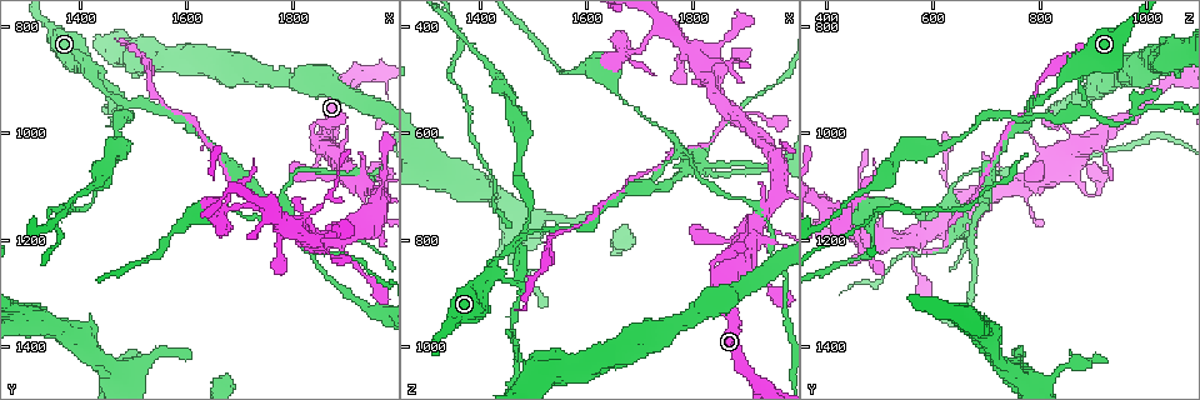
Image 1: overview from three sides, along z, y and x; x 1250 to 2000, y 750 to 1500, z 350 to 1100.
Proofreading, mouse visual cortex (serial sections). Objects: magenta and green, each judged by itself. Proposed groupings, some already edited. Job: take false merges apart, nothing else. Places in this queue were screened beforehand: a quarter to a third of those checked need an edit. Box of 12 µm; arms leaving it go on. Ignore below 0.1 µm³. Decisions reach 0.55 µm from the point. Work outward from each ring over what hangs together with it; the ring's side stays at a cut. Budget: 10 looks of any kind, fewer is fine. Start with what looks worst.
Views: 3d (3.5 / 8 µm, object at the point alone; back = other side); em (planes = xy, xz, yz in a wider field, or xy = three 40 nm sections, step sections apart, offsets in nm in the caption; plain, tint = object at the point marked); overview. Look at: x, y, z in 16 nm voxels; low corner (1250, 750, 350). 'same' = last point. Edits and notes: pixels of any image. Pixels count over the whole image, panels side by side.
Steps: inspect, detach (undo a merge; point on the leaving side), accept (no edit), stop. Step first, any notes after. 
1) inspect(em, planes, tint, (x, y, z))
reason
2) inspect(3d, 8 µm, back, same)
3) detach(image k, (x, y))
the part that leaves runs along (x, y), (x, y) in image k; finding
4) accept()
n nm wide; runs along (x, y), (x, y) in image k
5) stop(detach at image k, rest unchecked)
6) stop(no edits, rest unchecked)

inspect(3d, 3.5 µm, (1800, 1185, 665))
four arms meet

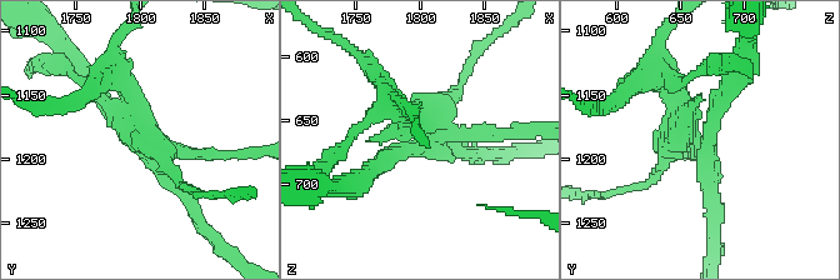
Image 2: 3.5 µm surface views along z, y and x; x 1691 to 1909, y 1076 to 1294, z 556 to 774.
inspect(em, xy, step 2, tint, (1800, 1190, 666))

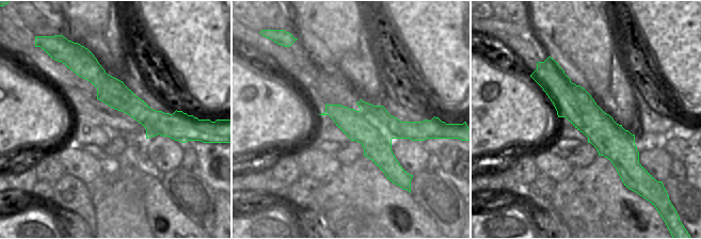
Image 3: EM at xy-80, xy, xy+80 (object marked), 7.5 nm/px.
detach(image 2, (166, 153))
320 nm wide; the part that leaves runs along (144, 138), (114, 73), (94, 84) in image 2; two cells meet here

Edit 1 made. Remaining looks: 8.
inspect(3d, 8 µm, (1925, 1095, 770))
four arms meet

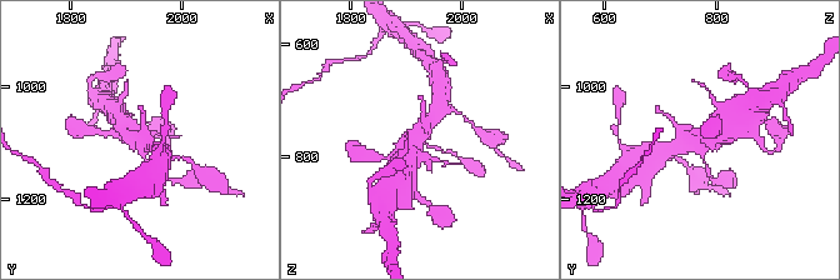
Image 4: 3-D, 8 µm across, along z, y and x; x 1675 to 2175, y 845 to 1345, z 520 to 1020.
inspect(em, xy, step 2, tint, (1925, 1100, 775))
now the EM

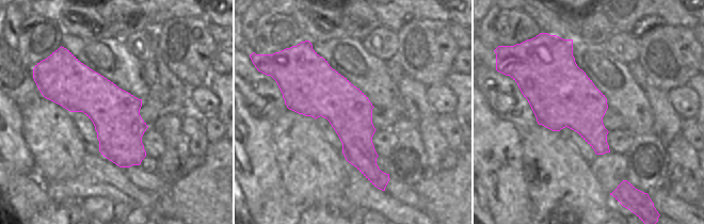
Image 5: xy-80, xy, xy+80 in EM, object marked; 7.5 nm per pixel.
accept()
one cell here

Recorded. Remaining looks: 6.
inspect(3d, 8 µm, back, (1955, 1135, 660))
arms part here

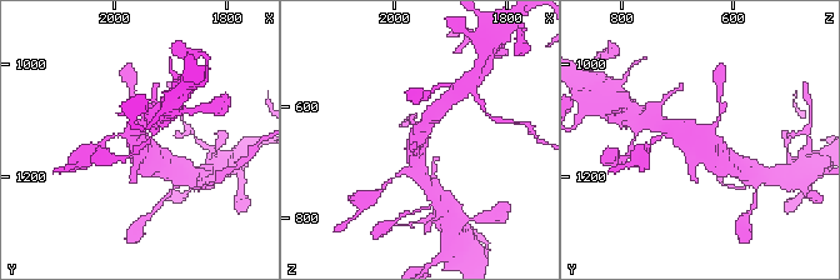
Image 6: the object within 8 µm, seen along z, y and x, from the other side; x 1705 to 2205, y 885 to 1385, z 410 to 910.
inspect(em, xy, step 2, tint, (1960, 1135, 660))
now the EM

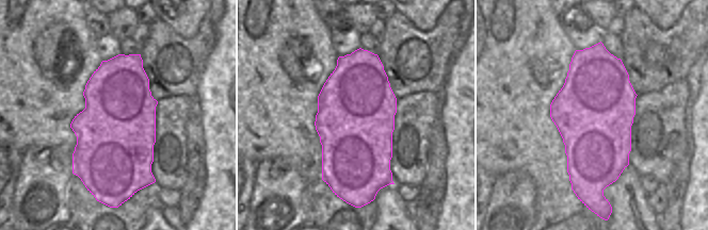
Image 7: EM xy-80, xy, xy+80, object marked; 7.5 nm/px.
accept()
runs along (666, 126), (695, 136), (721, 161) in image 6; one cell here

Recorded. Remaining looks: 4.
inspect(3d, 3.5 µm, (1860, 1210, 575))
thin arm on a thick one

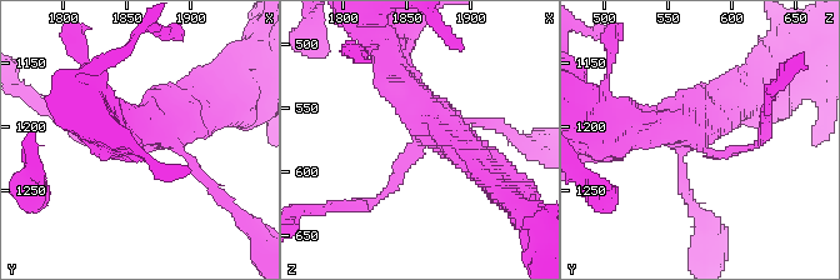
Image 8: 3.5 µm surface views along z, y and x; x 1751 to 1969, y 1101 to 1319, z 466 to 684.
inspect(em, planes, tint, (1860, 1212, 578))
4 arms; arms of 150, 150, 300, 400 nm; need the tissue

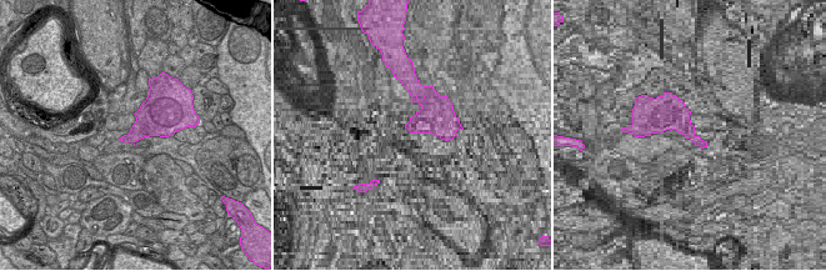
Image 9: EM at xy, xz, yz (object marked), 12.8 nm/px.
detach(image 8, (393, 183))
the part that leaves runs along (416, 148), (394, 186), (340, 209) in image 8; two cells meet here

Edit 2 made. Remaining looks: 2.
stop(detach at image 2, detach at image 8, rest unchecked)

